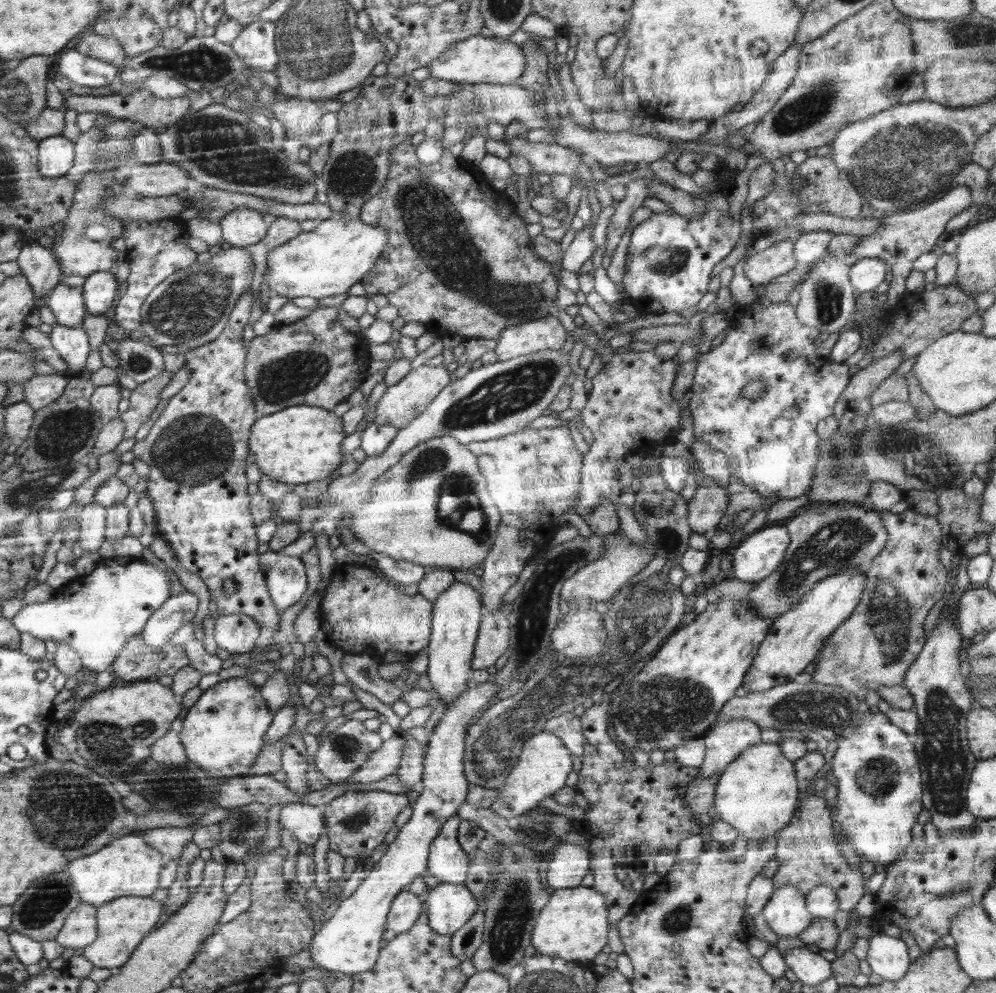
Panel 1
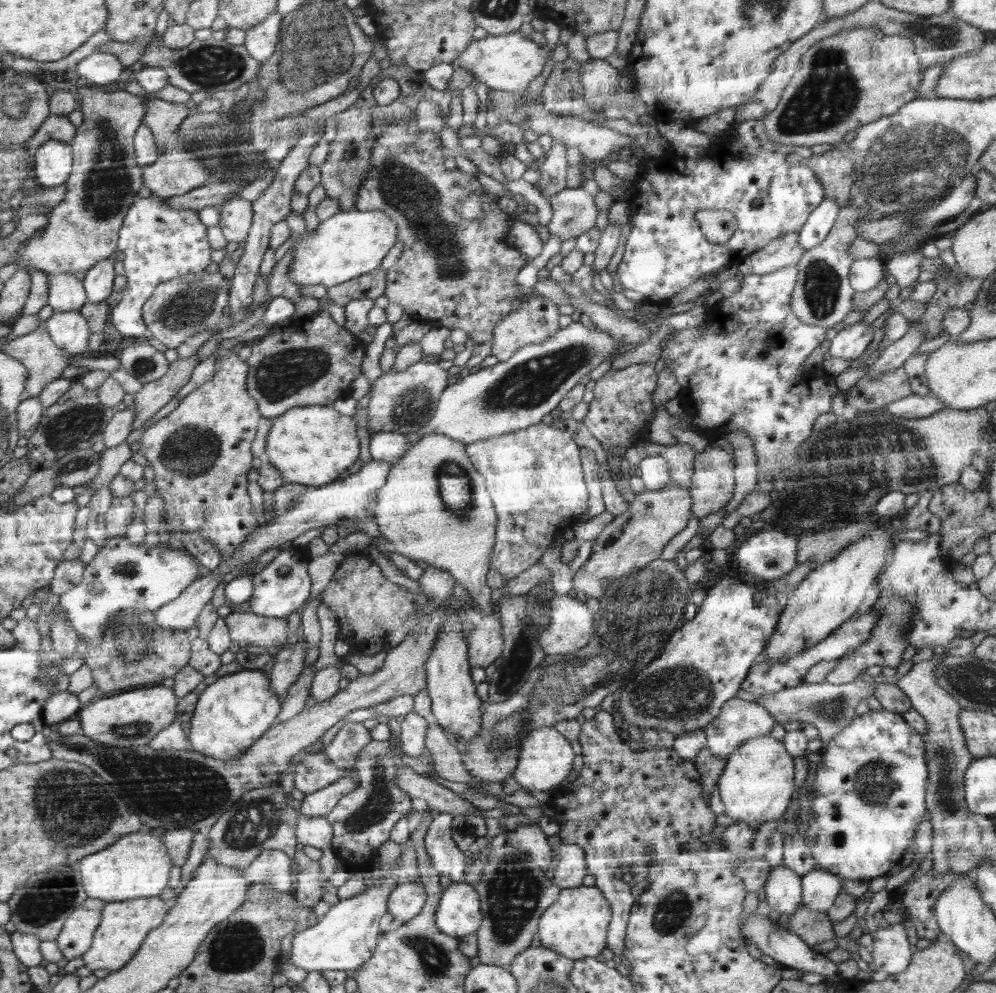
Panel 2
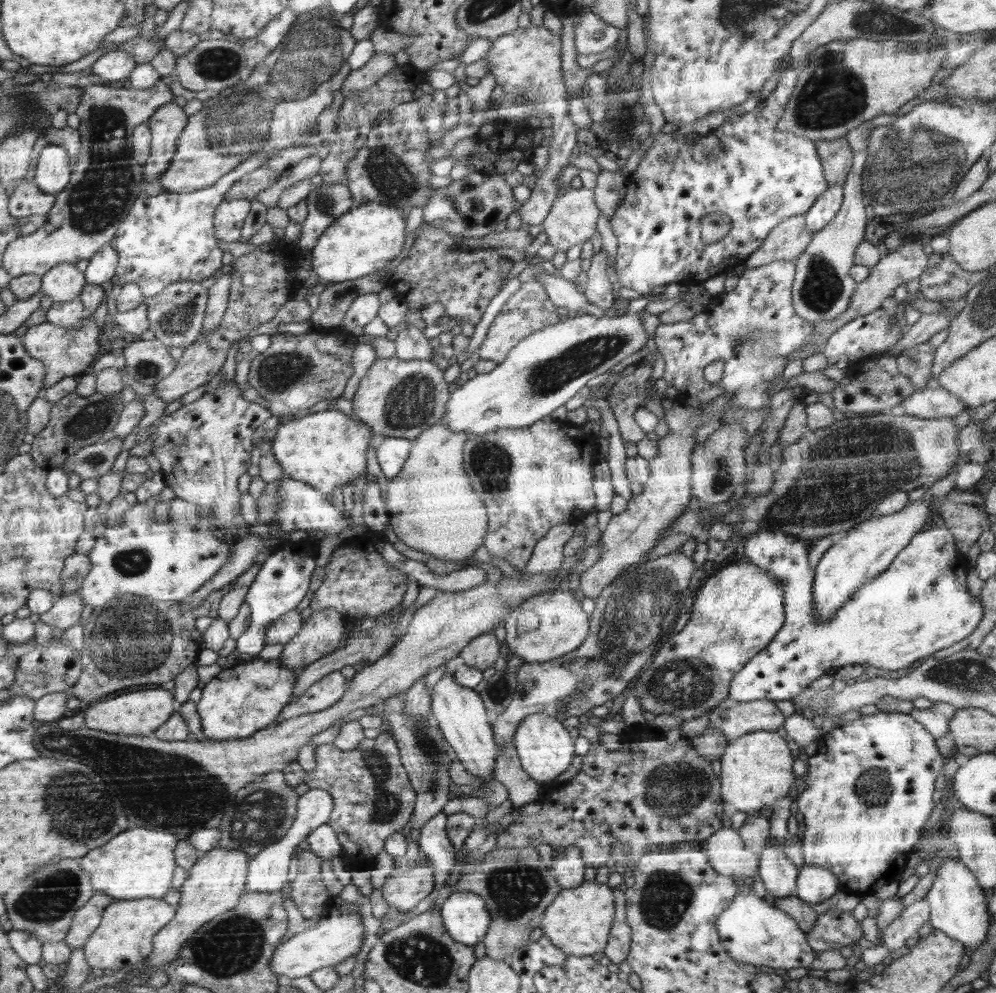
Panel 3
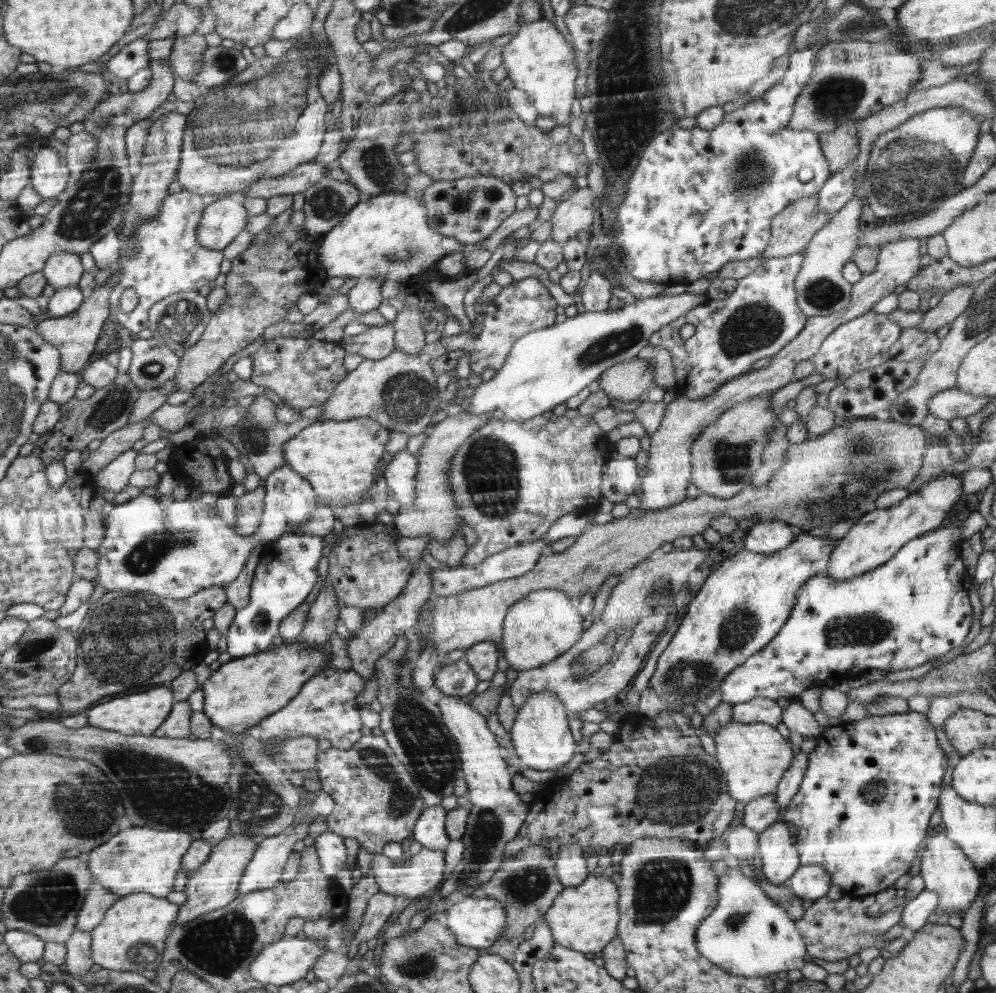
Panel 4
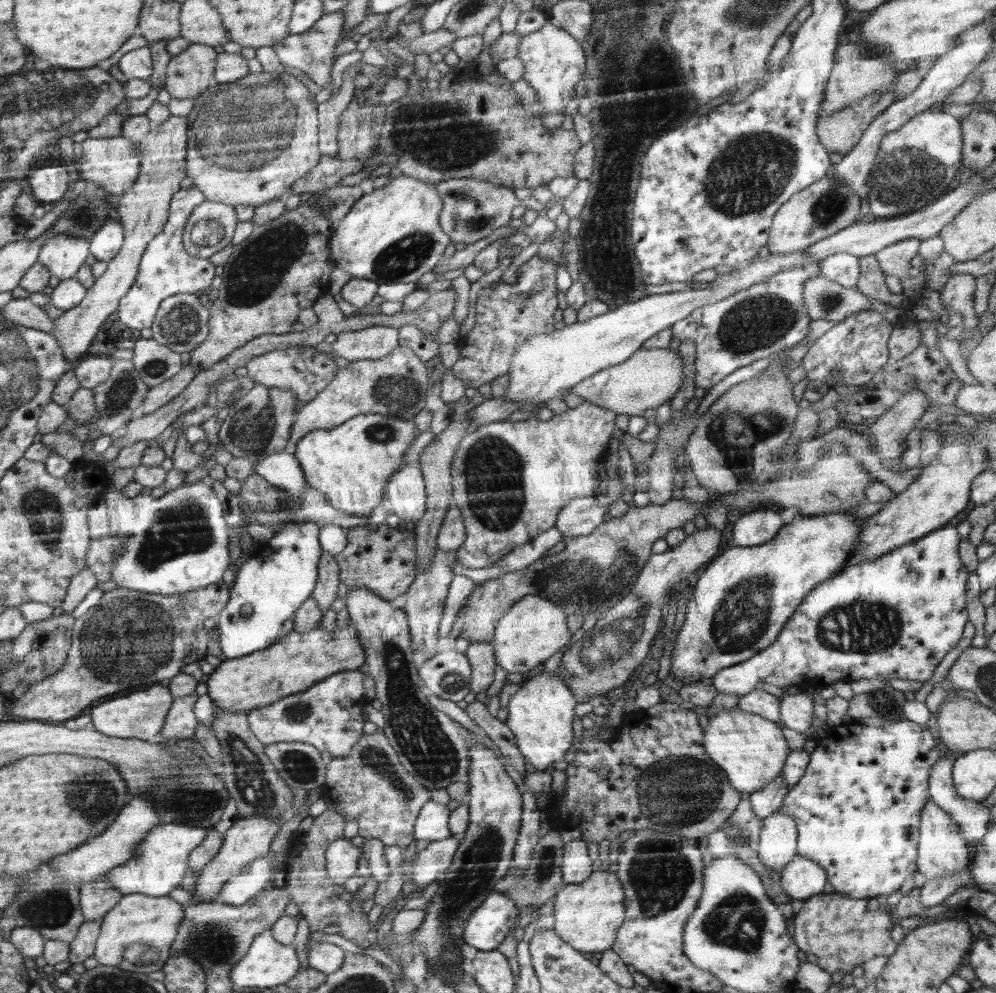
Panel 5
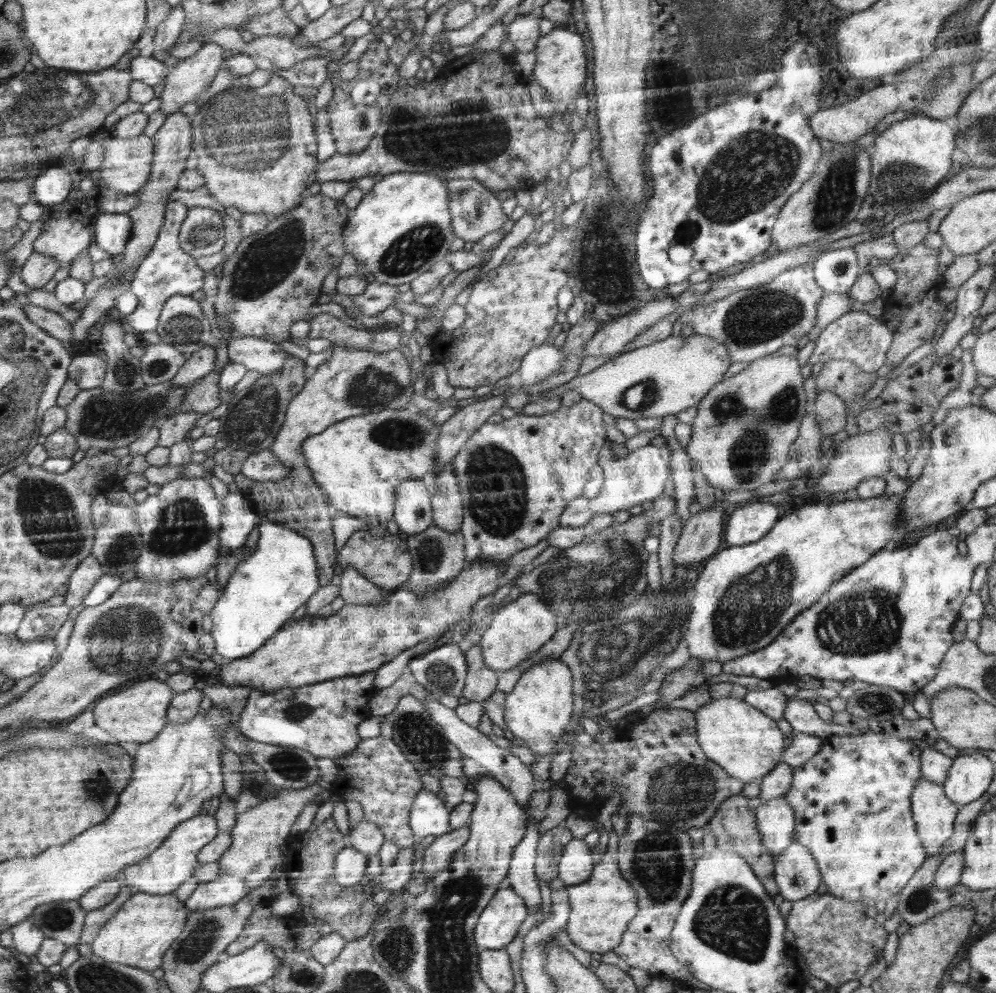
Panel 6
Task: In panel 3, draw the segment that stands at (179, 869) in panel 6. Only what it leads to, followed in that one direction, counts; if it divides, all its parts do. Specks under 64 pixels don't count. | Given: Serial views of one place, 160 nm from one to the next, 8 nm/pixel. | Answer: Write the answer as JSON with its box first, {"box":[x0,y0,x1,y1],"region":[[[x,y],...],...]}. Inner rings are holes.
{"box":[80,828,179,900],"region":[[[134,828],[124,830],[108,843],[80,858],[80,864],[90,875],[96,893],[110,895],[114,900],[162,899],[173,884],[176,874],[176,848],[179,841],[173,832]]]}

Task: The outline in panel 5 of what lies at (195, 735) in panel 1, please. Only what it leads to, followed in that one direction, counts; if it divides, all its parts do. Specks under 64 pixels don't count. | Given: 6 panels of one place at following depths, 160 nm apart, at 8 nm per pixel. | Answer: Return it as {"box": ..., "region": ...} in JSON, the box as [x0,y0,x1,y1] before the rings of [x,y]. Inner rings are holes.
{"box":[204,623,367,714],"region":[[[349,623],[346,628],[337,627],[331,632],[318,626],[303,633],[293,630],[265,651],[253,652],[238,659],[226,659],[205,677],[204,683],[208,686],[207,695],[211,697],[216,710],[250,714],[286,696],[306,691],[337,672],[360,670],[367,658],[365,647],[352,624]]]}

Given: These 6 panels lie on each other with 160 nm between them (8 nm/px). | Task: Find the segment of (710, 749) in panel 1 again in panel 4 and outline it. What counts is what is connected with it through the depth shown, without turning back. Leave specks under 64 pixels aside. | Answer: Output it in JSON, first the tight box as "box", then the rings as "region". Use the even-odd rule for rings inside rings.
{"box":[732,696,782,727],"region":[[[762,696],[732,706],[732,721],[740,724],[764,723],[776,727],[782,723],[782,714],[776,700]]]}

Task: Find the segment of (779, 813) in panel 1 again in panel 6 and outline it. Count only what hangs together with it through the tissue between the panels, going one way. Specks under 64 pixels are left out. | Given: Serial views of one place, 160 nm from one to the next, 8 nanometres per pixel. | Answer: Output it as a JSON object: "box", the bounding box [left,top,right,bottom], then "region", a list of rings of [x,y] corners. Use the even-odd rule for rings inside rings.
{"box":[696,698,785,782],"region":[[[738,698],[710,699],[696,710],[698,741],[706,757],[716,761],[730,776],[746,782],[760,781],[778,763],[782,762],[785,736],[772,720]]]}

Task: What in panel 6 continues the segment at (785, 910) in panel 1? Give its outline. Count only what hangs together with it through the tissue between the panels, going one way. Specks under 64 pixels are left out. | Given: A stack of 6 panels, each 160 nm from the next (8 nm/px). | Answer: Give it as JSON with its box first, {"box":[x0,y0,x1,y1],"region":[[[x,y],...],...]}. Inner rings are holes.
{"box":[755,796,795,856],"region":[[[785,796],[762,801],[755,816],[762,842],[772,856],[778,856],[795,840],[794,809]]]}

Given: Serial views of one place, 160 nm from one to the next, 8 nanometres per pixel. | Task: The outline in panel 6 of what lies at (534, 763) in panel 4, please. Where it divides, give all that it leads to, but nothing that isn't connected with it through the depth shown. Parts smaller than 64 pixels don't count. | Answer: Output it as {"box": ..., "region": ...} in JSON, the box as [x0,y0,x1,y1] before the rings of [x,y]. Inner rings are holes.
{"box":[504,659,572,756],"region":[[[560,659],[536,662],[520,676],[514,690],[505,700],[504,721],[510,737],[518,736],[534,754],[550,756],[550,748],[564,734],[564,726],[572,716],[572,674]]]}

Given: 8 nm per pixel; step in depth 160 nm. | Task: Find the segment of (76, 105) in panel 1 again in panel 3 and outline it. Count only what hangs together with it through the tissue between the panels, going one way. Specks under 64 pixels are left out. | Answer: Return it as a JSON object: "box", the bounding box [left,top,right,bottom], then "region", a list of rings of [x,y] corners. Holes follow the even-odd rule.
{"box":[143,101,186,184],"region":[[[174,101],[166,103],[147,120],[151,130],[151,153],[143,164],[145,184],[161,177],[171,163],[178,136],[186,126],[186,114]]]}

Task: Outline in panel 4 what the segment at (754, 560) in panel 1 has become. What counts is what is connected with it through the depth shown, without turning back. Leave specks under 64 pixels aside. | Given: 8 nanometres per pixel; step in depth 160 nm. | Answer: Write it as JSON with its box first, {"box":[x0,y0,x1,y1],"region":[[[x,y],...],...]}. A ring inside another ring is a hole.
{"box":[719,520,974,706],"region":[[[762,520],[749,529],[746,538],[742,541],[744,548],[765,555],[785,549],[794,540],[797,532],[796,529],[781,520]],[[952,524],[948,527],[941,527],[934,529],[932,532],[927,532],[907,542],[890,560],[881,564],[878,568],[874,568],[873,571],[865,572],[864,576],[855,576],[853,579],[838,582],[834,579],[830,580],[826,574],[820,574],[807,580],[798,591],[790,618],[782,625],[778,634],[760,652],[750,656],[748,662],[742,663],[740,667],[726,676],[725,682],[719,688],[721,702],[728,702],[728,704],[734,706],[746,703],[748,700],[760,698],[760,696],[774,700],[780,697],[791,700],[798,699],[805,690],[819,687],[824,689],[824,682],[827,680],[832,680],[835,687],[843,687],[843,684],[851,678],[865,676],[866,672],[871,670],[881,670],[885,674],[896,672],[897,670],[906,670],[907,668],[916,668],[916,666],[926,664],[927,661],[933,658],[942,657],[947,652],[950,652],[952,648],[958,648],[964,642],[968,632],[970,632],[970,625],[973,621],[968,591],[974,584],[962,561],[962,557],[959,555],[962,543],[960,534],[961,529]]]}

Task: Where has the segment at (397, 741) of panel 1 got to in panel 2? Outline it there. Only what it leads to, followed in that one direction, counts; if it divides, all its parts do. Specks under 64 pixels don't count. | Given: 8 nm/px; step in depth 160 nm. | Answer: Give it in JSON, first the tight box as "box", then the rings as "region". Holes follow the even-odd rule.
{"box":[298,774,358,817],"region":[[[347,774],[325,788],[305,794],[304,799],[300,802],[298,814],[306,815],[306,817],[318,817],[319,815],[326,817],[340,798],[352,792],[358,783],[353,774]]]}

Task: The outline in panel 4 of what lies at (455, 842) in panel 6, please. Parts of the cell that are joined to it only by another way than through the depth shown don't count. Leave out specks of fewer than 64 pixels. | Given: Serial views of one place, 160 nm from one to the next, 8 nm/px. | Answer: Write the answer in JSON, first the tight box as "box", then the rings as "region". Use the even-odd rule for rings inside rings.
{"box":[370,848,445,902],"region":[[[423,848],[418,854],[414,855],[410,862],[399,864],[398,870],[400,872],[398,872],[398,870],[394,870],[396,863],[394,864],[391,858],[384,856],[381,852],[373,853],[370,871],[373,872],[380,891],[394,896],[406,896],[414,902],[423,899],[426,892],[438,889],[444,882],[444,855],[445,852],[442,852],[442,850]]]}

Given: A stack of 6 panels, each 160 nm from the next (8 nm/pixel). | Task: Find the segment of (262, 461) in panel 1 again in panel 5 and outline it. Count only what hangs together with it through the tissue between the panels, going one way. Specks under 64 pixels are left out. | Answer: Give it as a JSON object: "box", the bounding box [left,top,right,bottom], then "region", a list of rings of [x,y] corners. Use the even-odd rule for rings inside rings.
{"box":[293,413,418,516],"region":[[[368,413],[338,427],[309,432],[293,455],[302,467],[308,488],[320,491],[335,509],[366,516],[383,502],[386,480],[399,471],[402,456],[418,435],[413,420]]]}

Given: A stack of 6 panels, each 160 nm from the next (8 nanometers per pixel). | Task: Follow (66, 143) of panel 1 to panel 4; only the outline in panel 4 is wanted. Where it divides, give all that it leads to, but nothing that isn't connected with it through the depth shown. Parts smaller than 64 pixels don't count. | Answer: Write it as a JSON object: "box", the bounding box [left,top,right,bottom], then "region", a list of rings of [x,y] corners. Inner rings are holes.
{"box":[31,146,68,200],"region":[[[50,146],[34,153],[31,164],[31,185],[44,200],[58,197],[68,182],[68,168],[63,154]]]}

